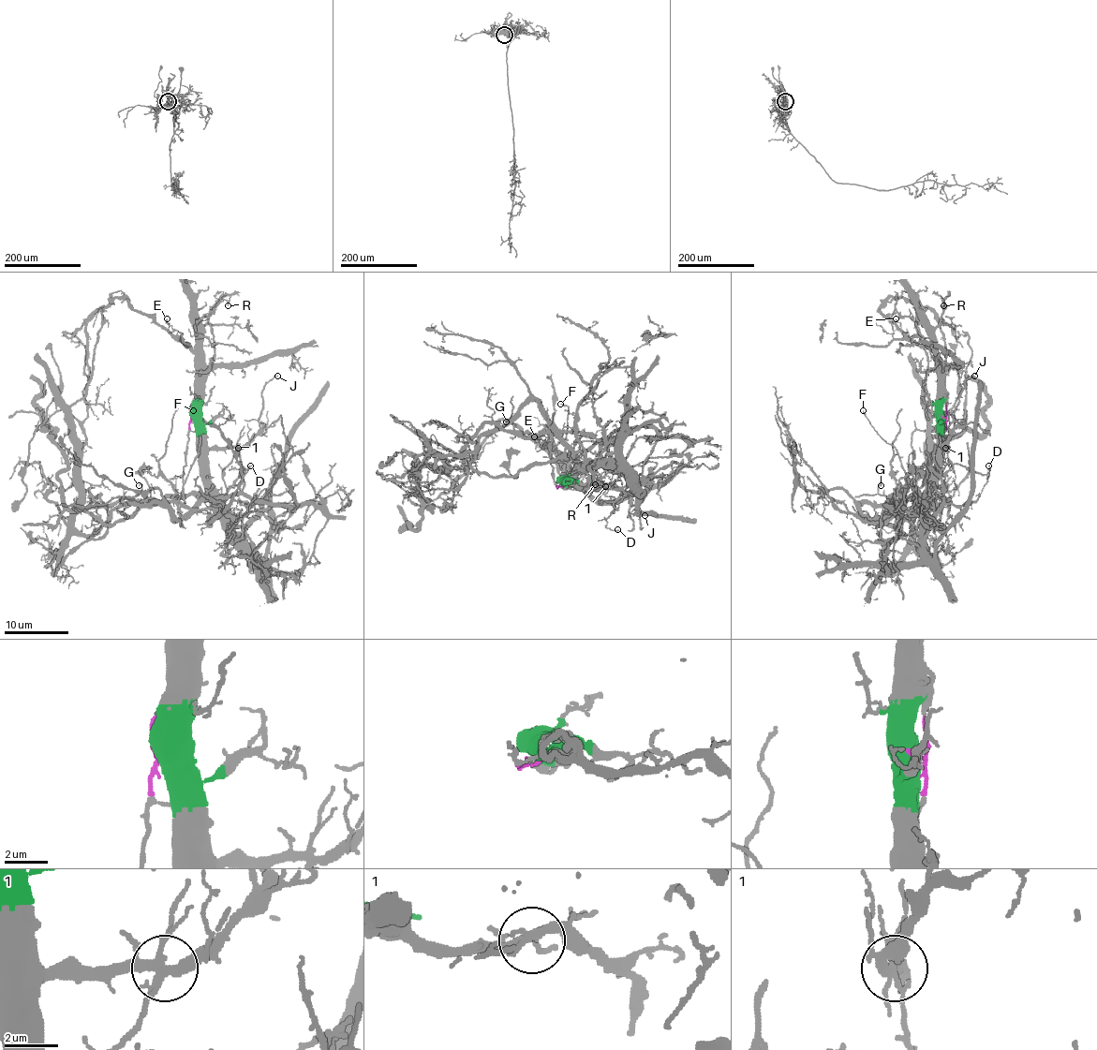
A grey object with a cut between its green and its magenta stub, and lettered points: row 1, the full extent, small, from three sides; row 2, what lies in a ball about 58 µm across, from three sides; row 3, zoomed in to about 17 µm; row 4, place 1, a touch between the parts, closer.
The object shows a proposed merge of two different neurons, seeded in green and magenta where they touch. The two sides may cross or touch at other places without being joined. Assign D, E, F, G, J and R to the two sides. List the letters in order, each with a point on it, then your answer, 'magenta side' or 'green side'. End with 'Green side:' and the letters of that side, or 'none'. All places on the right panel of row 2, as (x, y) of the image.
D: at (988, 465); green side
E: at (896, 318); green side
F: at (863, 410); magenta side
G: at (881, 485); magenta side
J: at (974, 376); green side
R: at (943, 305); green side
Green side: D, E, J, R

